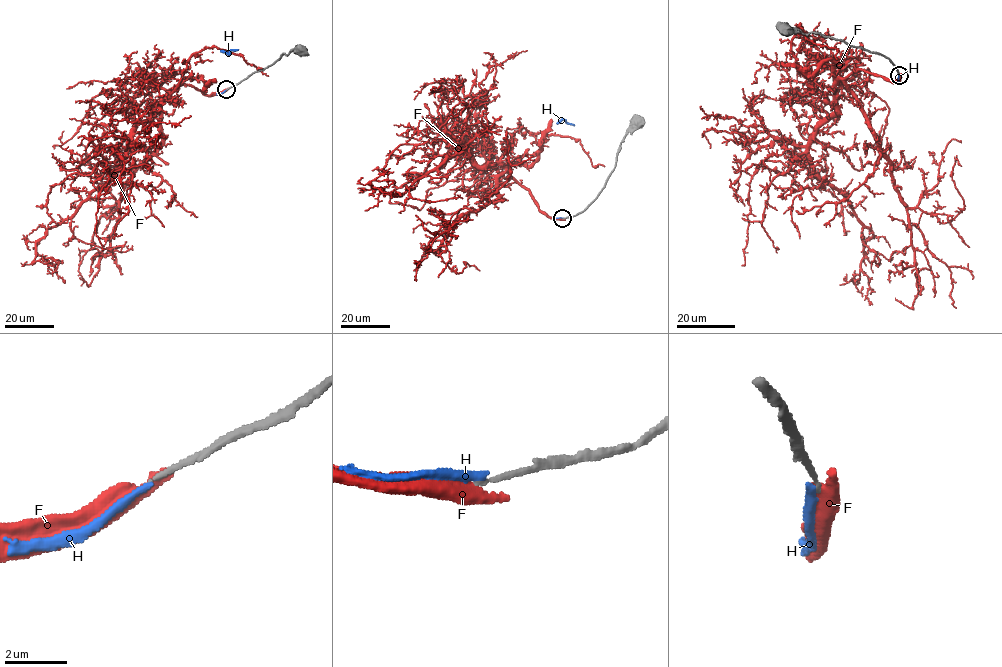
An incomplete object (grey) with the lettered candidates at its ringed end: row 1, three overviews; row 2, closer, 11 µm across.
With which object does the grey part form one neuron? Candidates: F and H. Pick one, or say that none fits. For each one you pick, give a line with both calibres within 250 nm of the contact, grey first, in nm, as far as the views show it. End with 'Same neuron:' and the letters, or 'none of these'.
H: 130 nm thick on the grey side, 280 nm on the other
Same neuron: H

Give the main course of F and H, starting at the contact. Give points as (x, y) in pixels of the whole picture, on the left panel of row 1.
F: (227, 89), (168, 93), (120, 169), (36, 243), (34, 261), (57, 263), (47, 268)
H: (227, 89), (237, 50), (228, 53), (220, 50)

